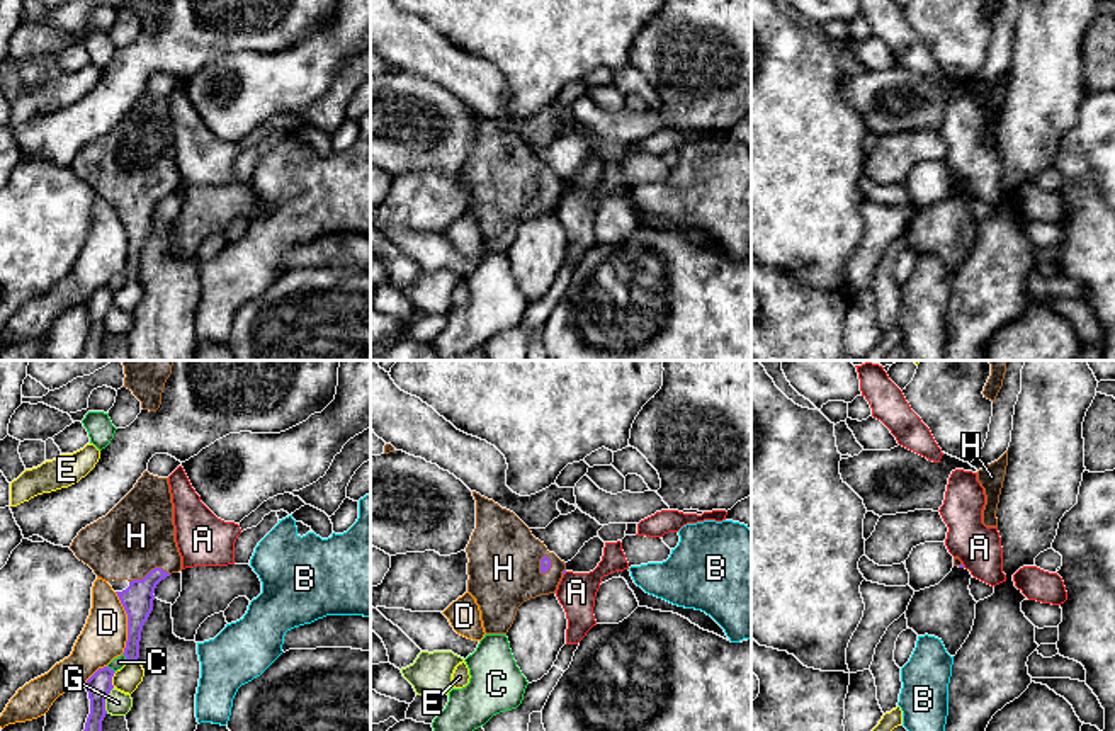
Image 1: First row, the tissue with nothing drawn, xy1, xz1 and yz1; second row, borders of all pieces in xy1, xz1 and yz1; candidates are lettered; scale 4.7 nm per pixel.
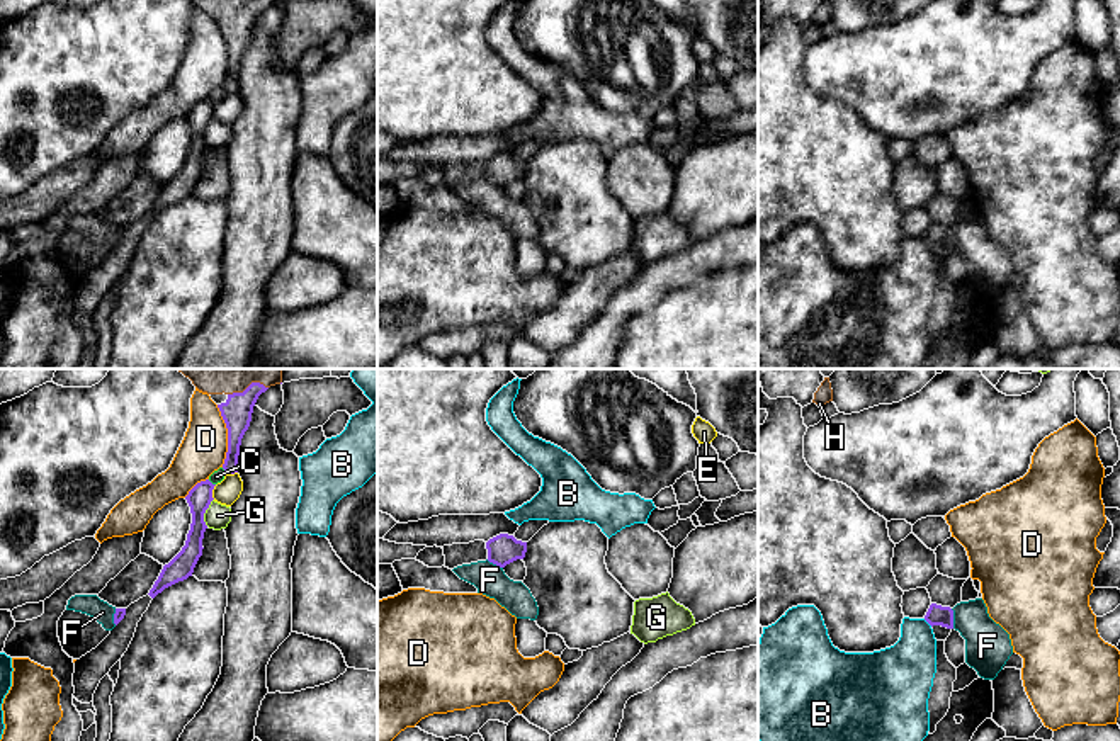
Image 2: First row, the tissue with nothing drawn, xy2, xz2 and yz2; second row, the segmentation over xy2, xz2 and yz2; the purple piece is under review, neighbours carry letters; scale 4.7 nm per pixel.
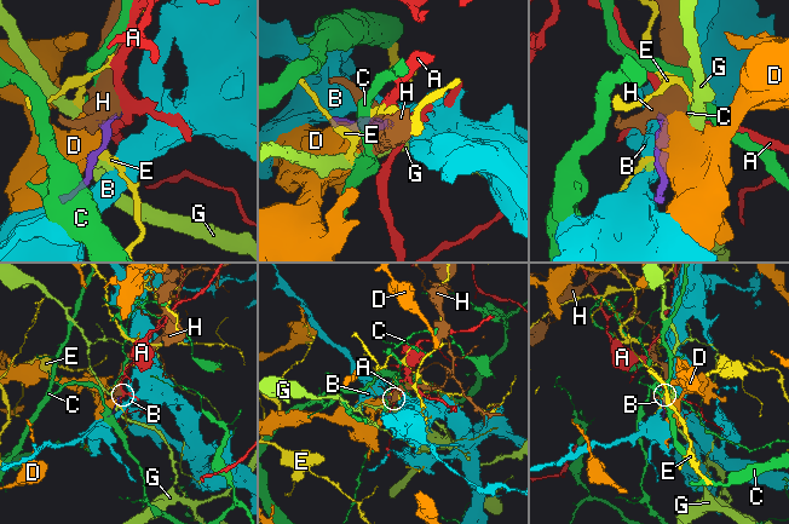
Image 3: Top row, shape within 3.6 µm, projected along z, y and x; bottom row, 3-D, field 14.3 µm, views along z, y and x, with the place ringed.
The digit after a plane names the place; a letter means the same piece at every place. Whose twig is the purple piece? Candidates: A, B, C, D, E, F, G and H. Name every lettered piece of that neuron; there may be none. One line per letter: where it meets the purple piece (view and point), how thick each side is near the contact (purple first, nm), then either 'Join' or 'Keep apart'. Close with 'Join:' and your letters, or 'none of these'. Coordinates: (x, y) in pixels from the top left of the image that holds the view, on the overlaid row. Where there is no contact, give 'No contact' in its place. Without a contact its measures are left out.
A: No contact. Keep apart
B: Touches purple at yz2 (928, 622). Thickness 100 nm (purple) against 260 nm. Keep apart
C: Touches purple at xy1 (109, 668). Thickness 120 nm (purple) against 60 nm. Keep apart
D: Touches purple at xy1 (128, 623). Thickness 150 nm (purple) against 220 nm. Keep apart
E: Touches purple at xy1 (111, 680). Thickness 120 nm (purple) against 120 nm. Keep apart
F: Touches purple at yz2 (952, 619). Thickness 100 nm (purple) against 220 nm. Keep apart
G: Touches purple at xy2 (204, 512). Thickness 120 nm (purple) against 120 nm. Keep apart
H: Touches purple at xy1 (152, 570). Thickness 150 nm (purple) against 360 nm. Join
Join: H

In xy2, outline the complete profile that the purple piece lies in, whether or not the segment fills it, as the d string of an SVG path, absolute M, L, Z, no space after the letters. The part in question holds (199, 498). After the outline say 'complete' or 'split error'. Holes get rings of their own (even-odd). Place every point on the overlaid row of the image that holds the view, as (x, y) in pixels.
M209 479L201 481L185 496L192 513L190 530L187 534L187 540L182 551L168 564L163 566L158 580L155 581L153 588L148 593L151 598L155 598L165 588L192 576L194 568L199 557L202 556L204 549L202 539L207 529L204 522L204 513L209 508L211 501L214 500L212 498L214 486L216 484L212 484Z | complete

